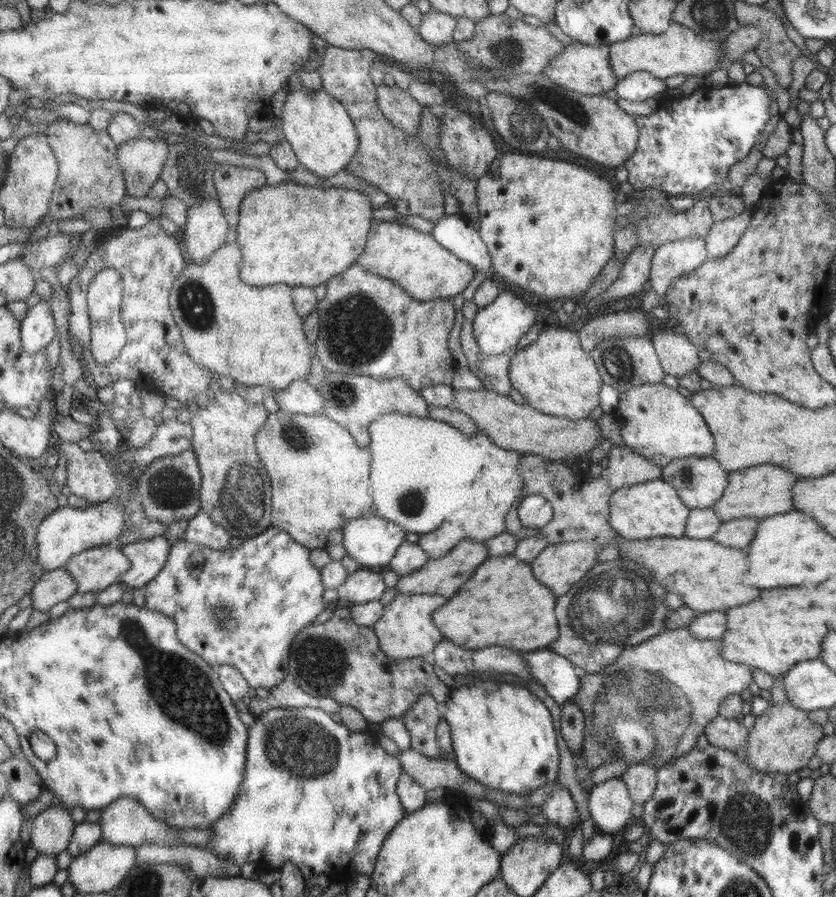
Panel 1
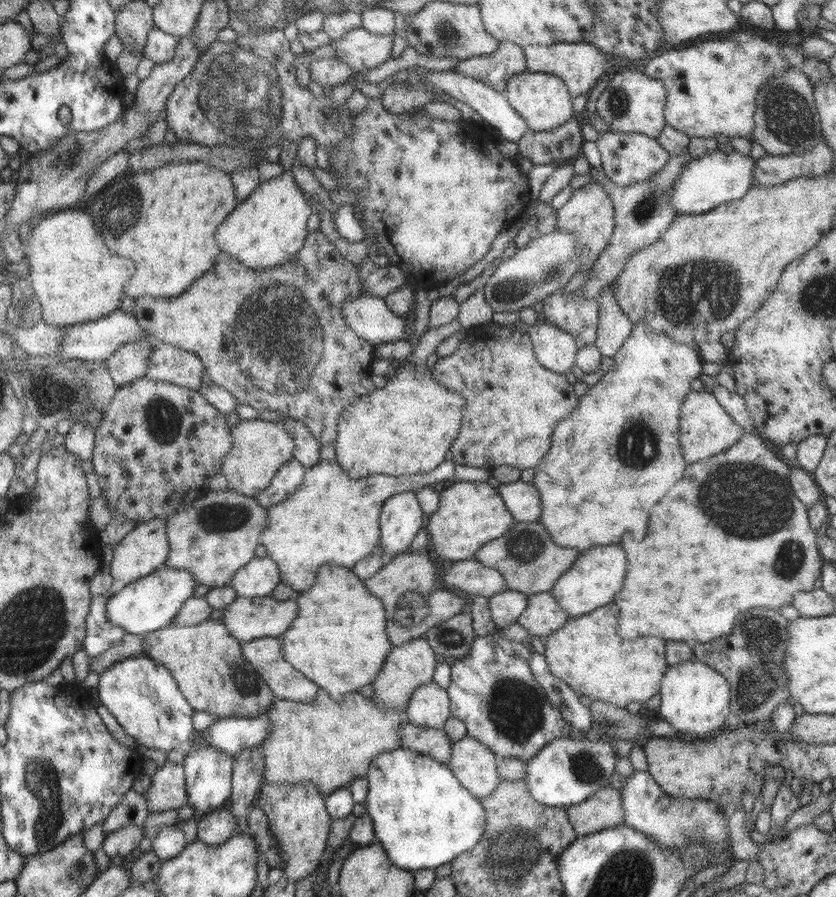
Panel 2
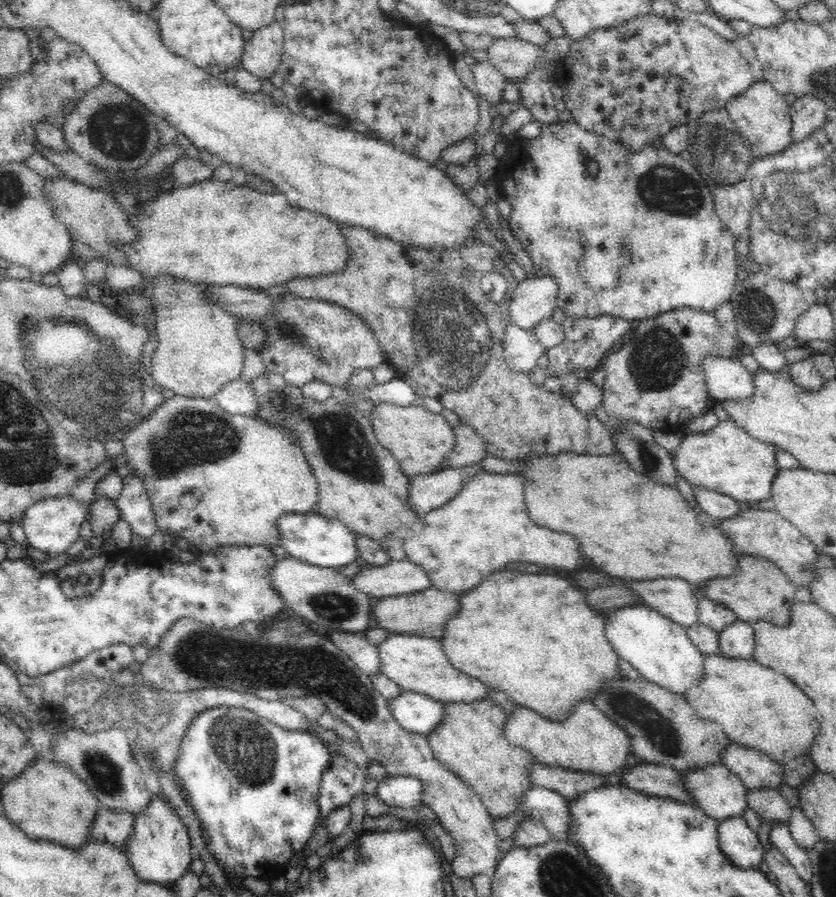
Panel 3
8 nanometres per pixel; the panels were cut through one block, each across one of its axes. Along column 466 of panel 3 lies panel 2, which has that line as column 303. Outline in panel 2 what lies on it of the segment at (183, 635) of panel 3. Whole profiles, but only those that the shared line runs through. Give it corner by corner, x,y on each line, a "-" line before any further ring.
262,783
254,806
260,806
268,817
270,832
276,840
282,860
284,860
283,877
286,880
298,881
314,875
320,865
322,854
326,850
326,841
330,832
326,796
322,795
315,784
268,784

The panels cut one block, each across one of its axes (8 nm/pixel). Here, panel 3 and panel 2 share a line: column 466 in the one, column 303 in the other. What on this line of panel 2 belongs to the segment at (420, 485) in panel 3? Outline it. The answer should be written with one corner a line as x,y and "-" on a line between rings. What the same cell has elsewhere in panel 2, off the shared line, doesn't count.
292,457
277,470
269,488
262,490
255,498
265,507
278,504
289,494
295,493
299,489
299,486
305,481
307,472
308,468
298,462
298,459

